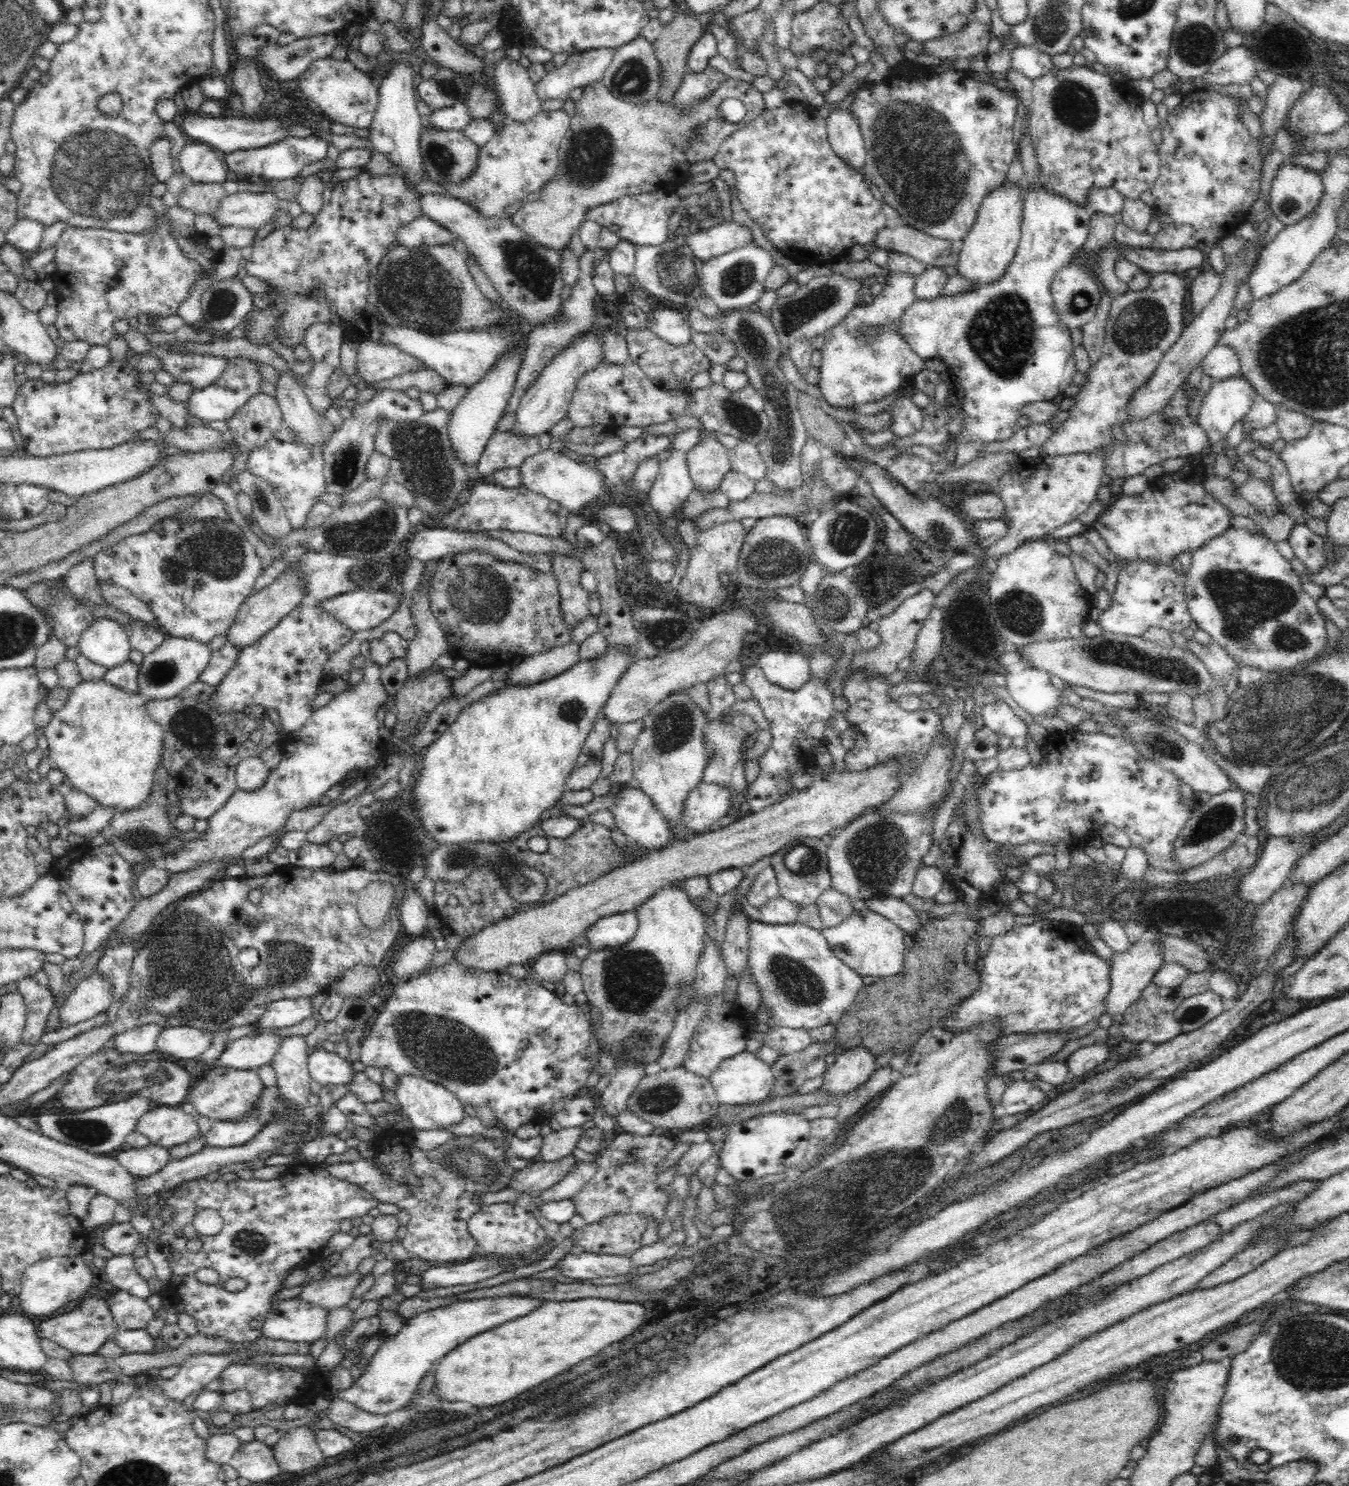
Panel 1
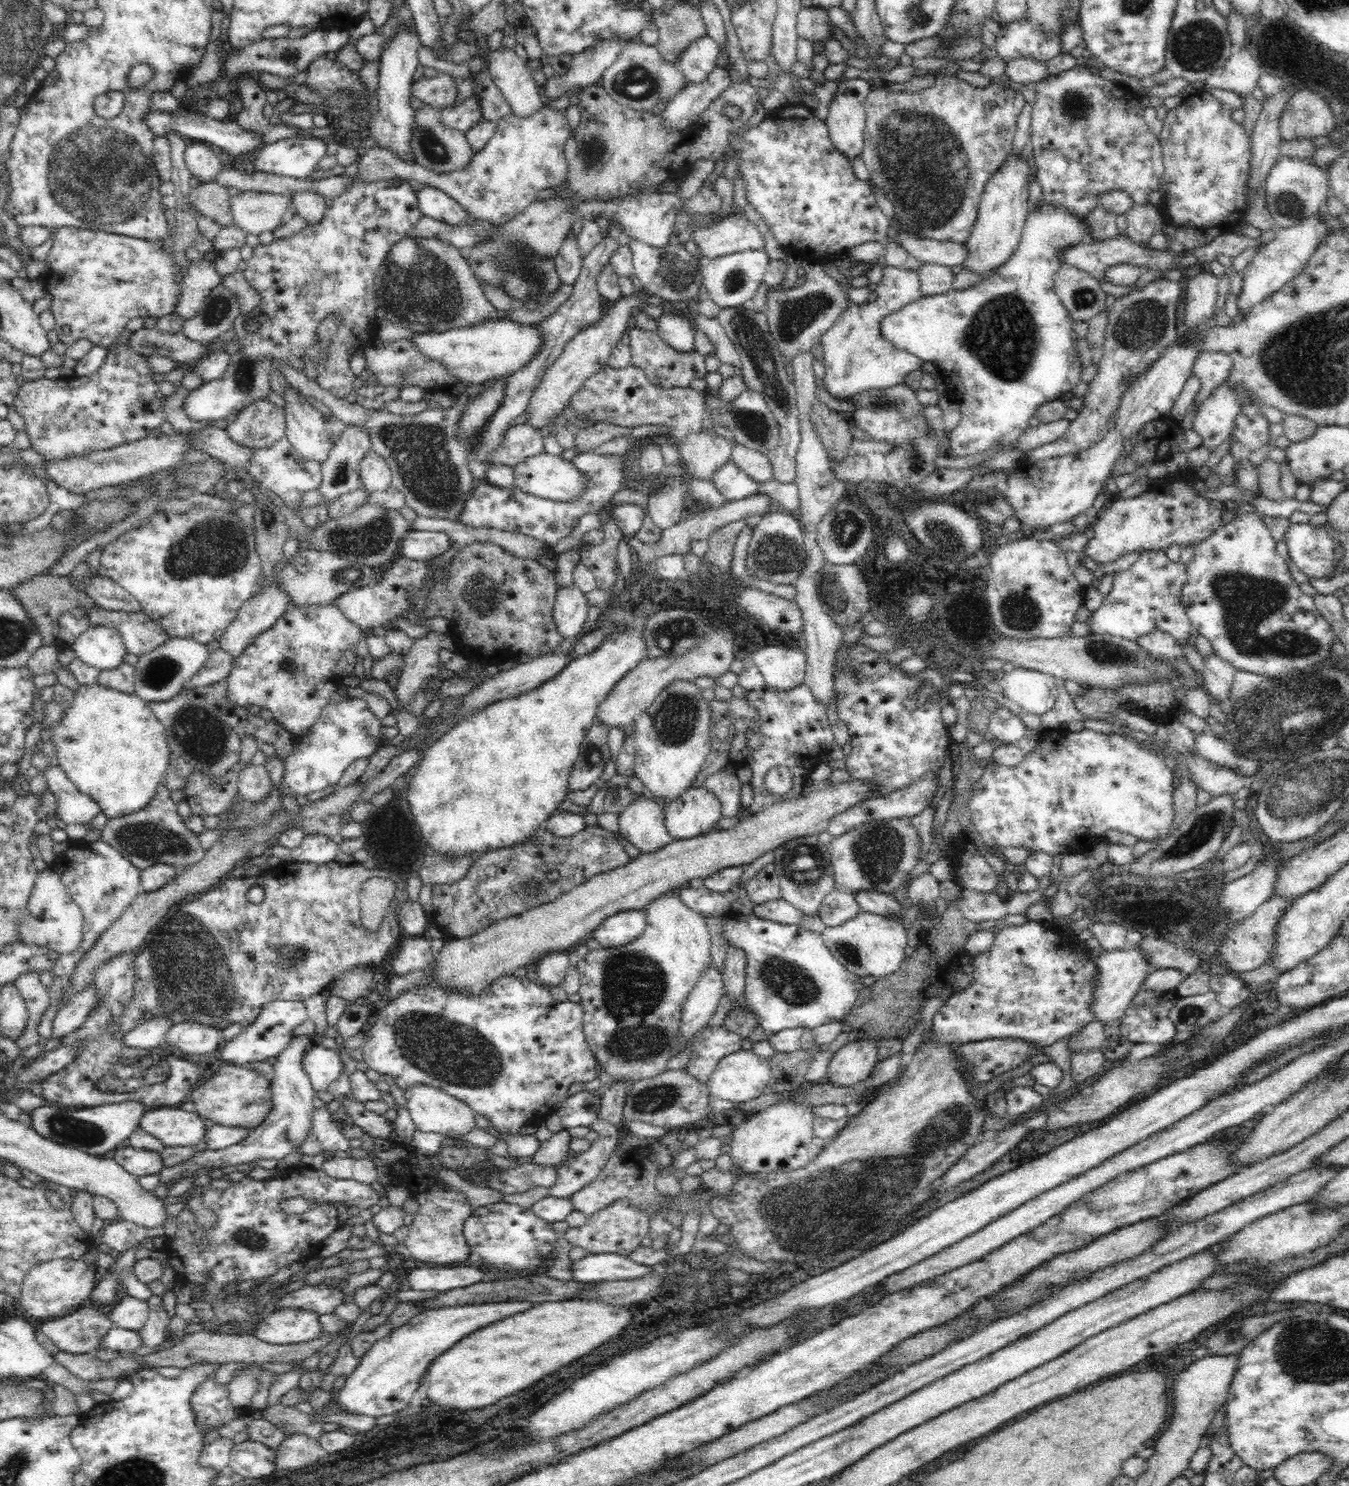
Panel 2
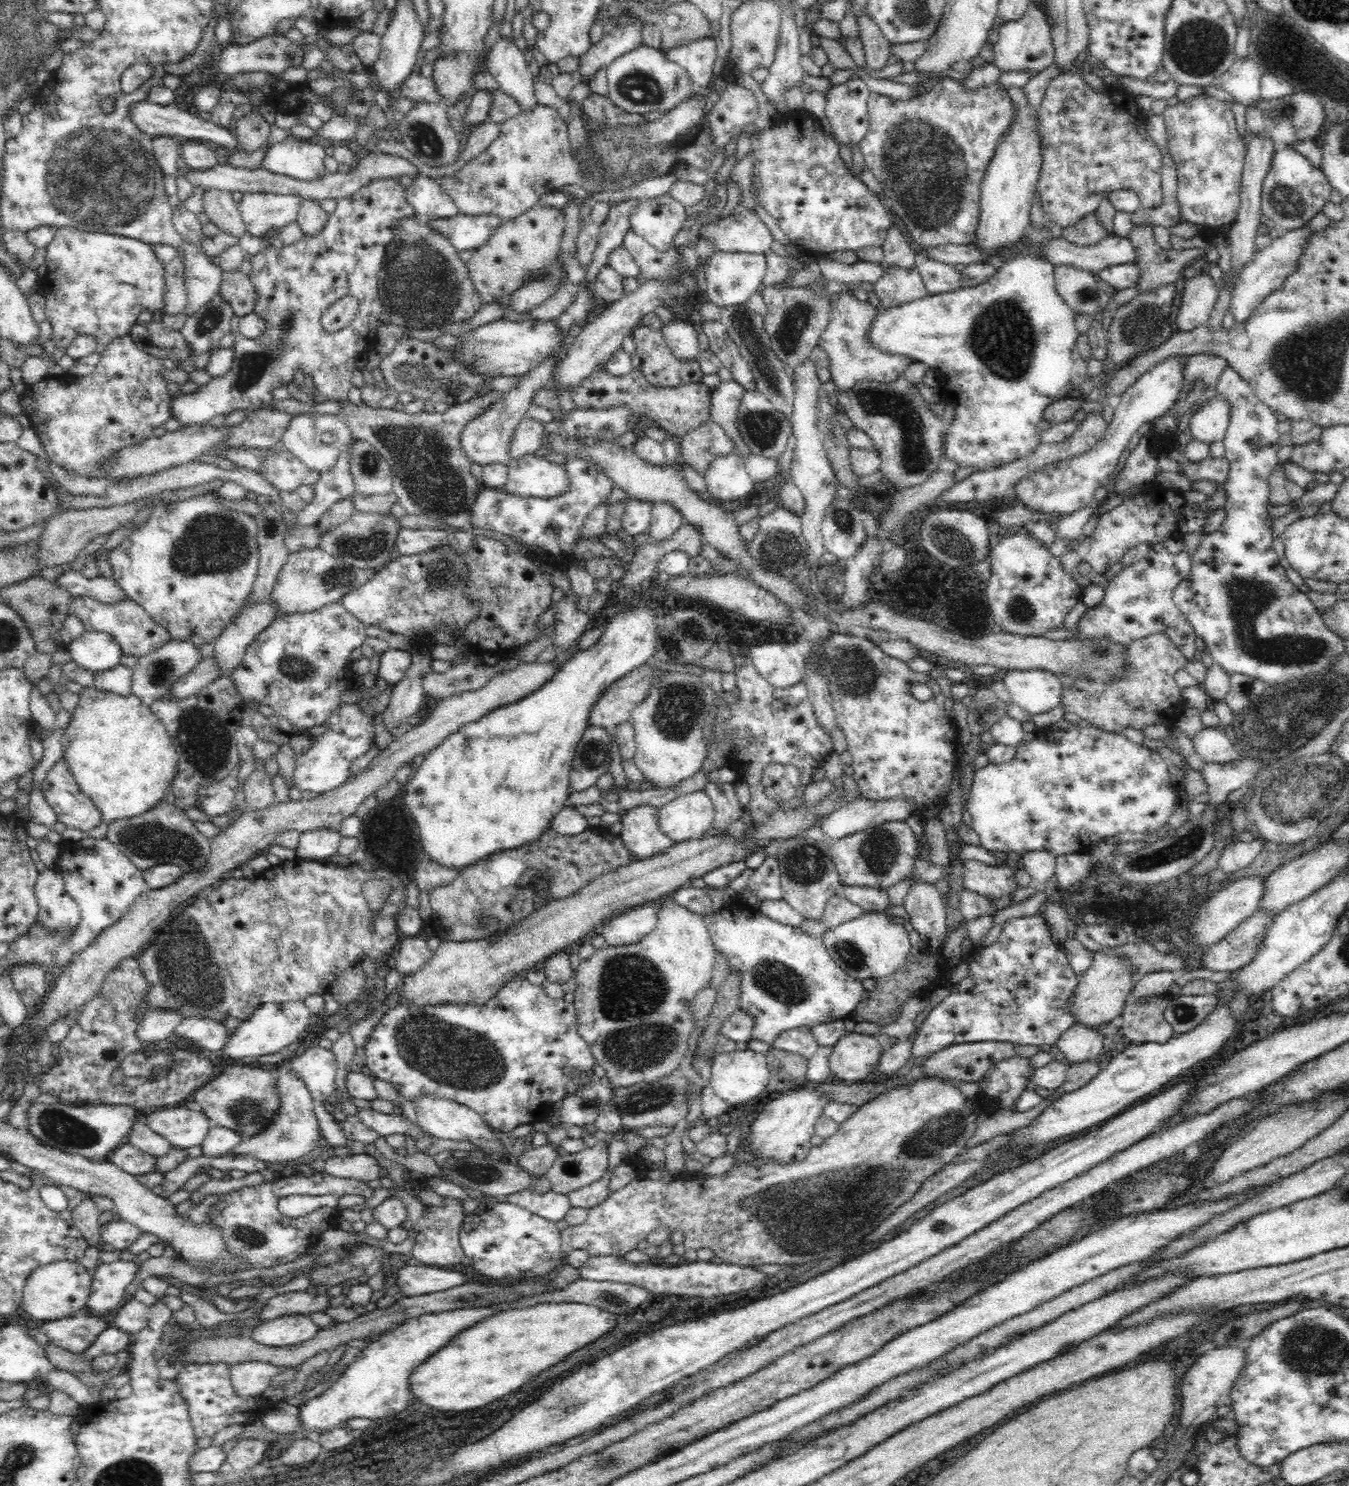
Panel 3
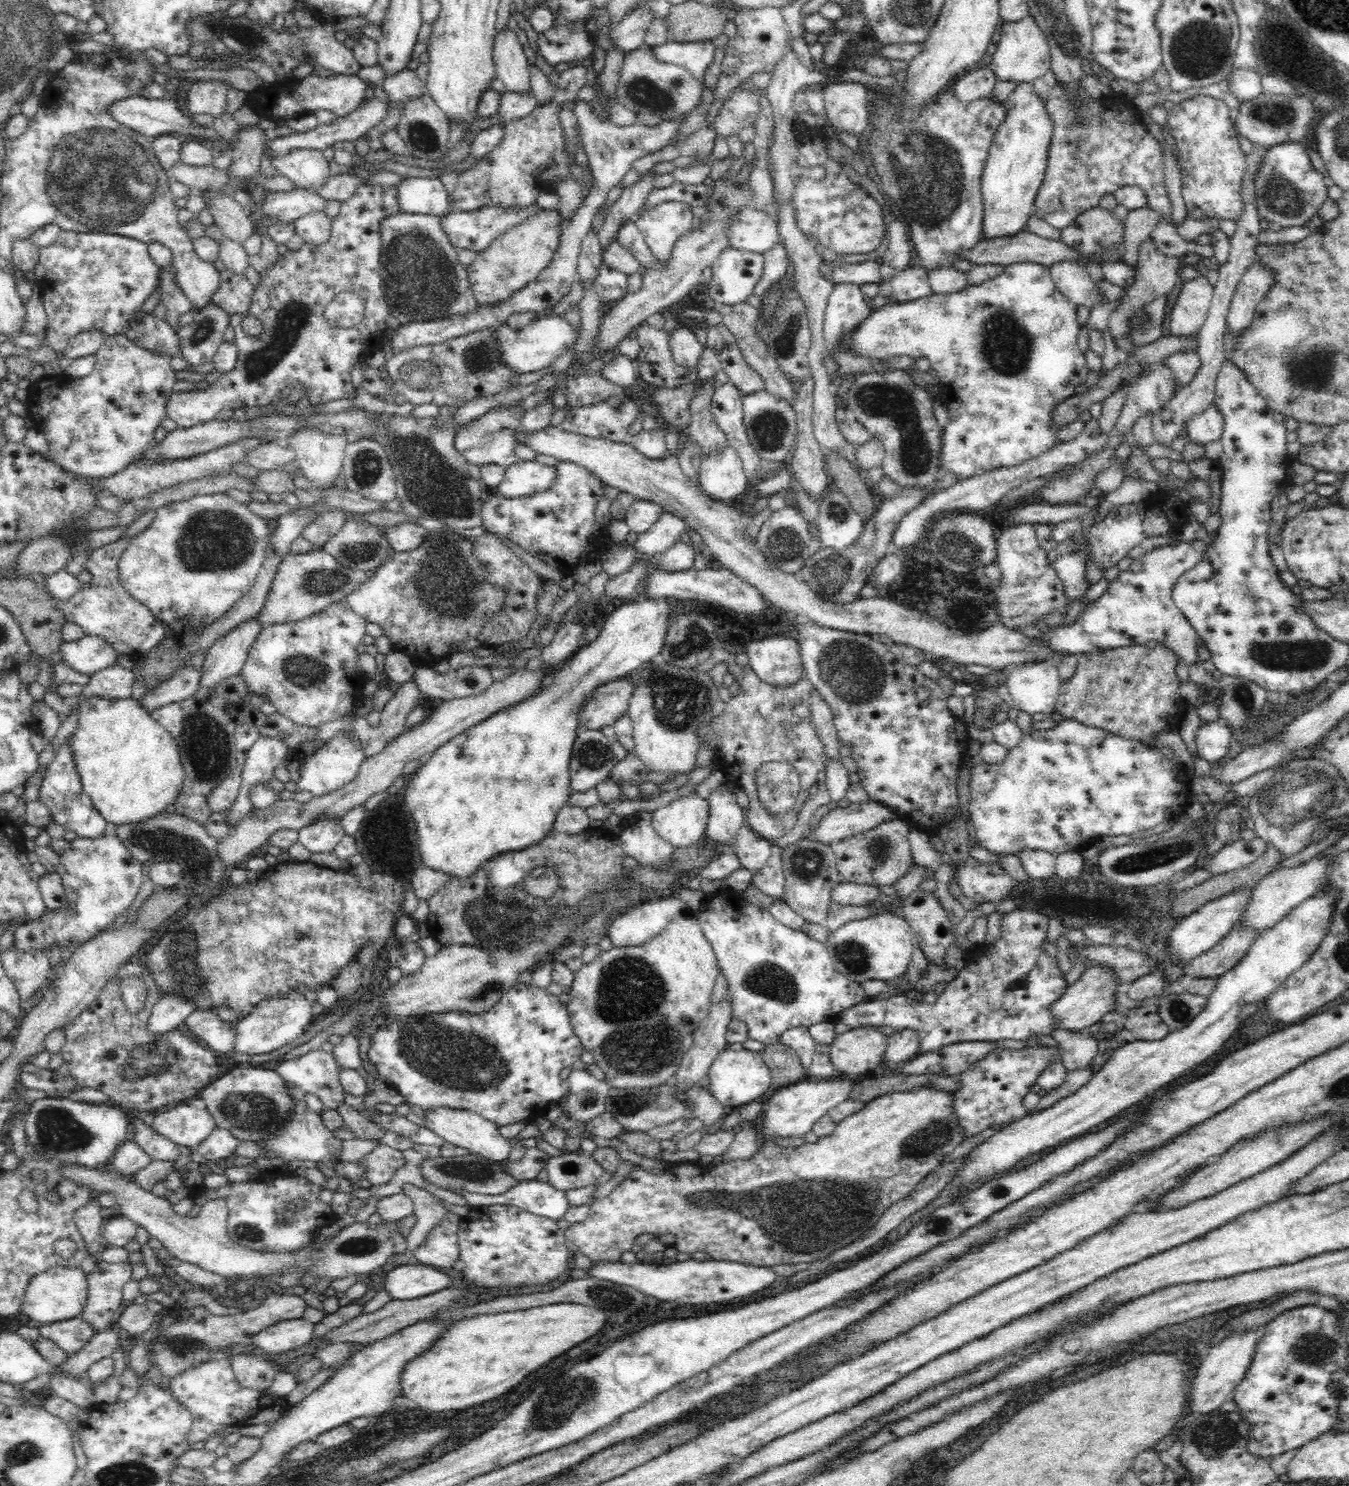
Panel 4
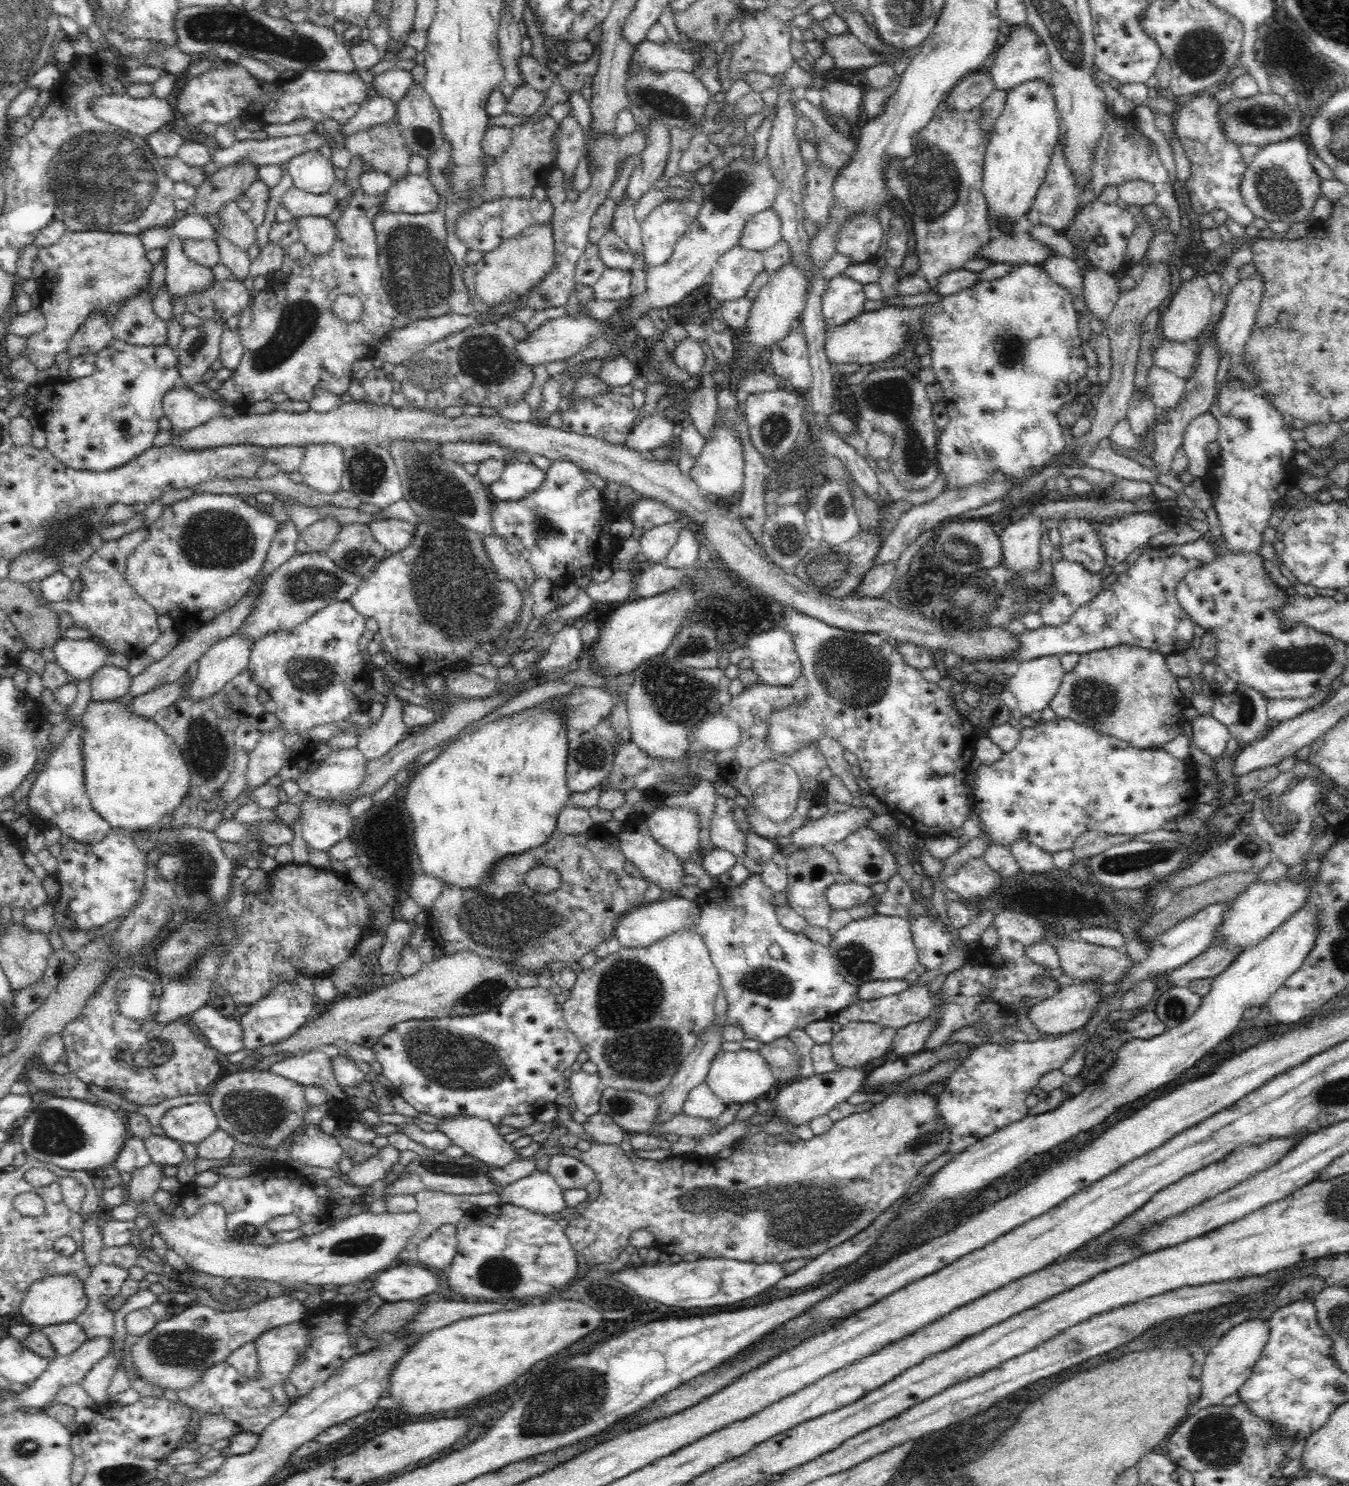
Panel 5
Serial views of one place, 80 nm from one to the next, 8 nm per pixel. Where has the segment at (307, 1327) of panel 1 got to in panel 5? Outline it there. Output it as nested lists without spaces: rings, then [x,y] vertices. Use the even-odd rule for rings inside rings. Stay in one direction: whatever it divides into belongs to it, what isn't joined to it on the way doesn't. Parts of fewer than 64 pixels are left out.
[[[302,1321],[291,1322],[284,1326],[263,1332],[257,1339],[259,1376],[244,1376],[236,1369],[224,1364],[213,1364],[207,1368],[202,1378],[189,1389],[180,1389],[177,1394],[179,1400],[187,1406],[192,1406],[200,1412],[221,1412],[228,1420],[236,1423],[240,1431],[260,1434],[271,1422],[289,1409],[293,1403],[285,1389],[285,1384],[298,1356],[306,1346],[308,1328]]]

